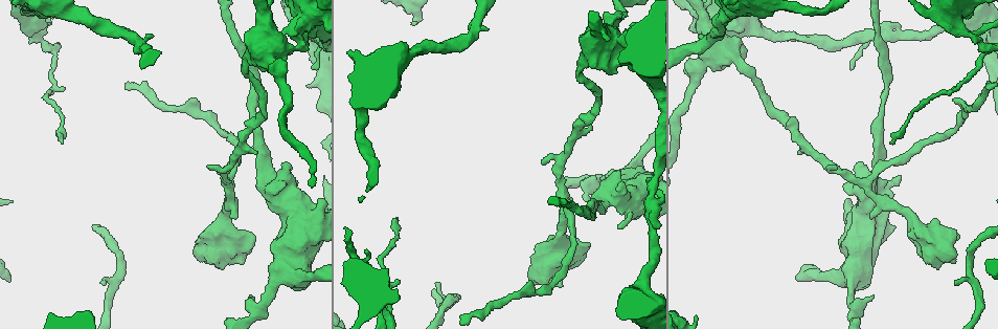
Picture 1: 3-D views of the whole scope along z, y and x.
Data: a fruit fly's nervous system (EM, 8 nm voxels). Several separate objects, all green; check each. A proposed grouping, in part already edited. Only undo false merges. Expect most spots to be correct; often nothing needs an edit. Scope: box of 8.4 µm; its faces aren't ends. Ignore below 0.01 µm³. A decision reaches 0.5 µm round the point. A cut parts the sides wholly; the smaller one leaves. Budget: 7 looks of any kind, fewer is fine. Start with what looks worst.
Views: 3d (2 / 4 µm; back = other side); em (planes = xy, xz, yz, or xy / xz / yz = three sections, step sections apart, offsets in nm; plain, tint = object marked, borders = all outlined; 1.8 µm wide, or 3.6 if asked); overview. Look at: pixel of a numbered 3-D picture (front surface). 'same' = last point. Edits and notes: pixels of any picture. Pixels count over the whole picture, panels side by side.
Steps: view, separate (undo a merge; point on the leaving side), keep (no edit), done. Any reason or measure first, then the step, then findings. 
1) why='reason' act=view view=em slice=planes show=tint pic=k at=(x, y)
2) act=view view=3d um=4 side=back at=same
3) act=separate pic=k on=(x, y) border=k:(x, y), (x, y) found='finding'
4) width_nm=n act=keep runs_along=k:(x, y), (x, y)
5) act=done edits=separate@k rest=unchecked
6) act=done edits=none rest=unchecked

why='thick turns thin' act=view view=3d um=2 side=back pic=1 at=(244, 68)

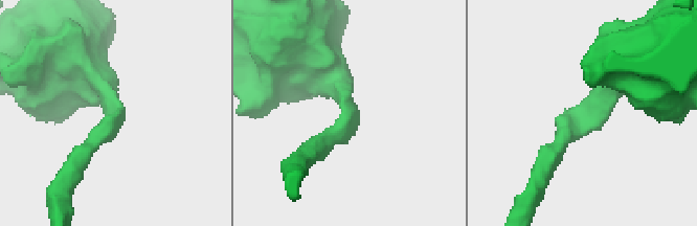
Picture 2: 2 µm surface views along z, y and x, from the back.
arm_widths_nm=180,600 act=view view=em slice=planes show=borders pic=2 at=(114, 115)

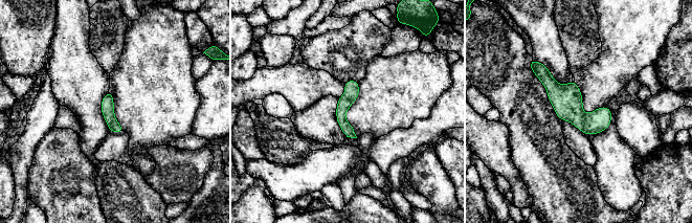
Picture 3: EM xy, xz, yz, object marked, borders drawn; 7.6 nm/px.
width_nm=110 act=keep runs_along=3:(535, 68), (587, 123), (606, 124) found='all the same neuron'

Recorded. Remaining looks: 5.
why='abrupt turn' act=view view=em um=3.6 slice=planes show=tint pic=1 at=(368, 260)

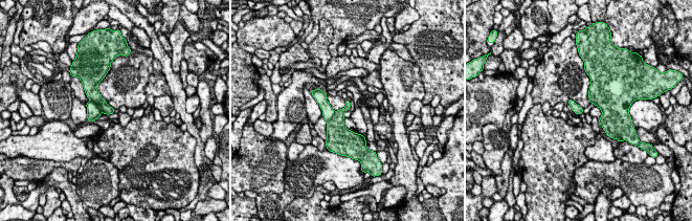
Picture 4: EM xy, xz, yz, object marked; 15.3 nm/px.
act=separate pic=4 on=(328, 112) border=4:(335, 111), (327, 122) found='two neurons meet here'

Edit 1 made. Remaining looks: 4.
why='redraw' act=view view=overview

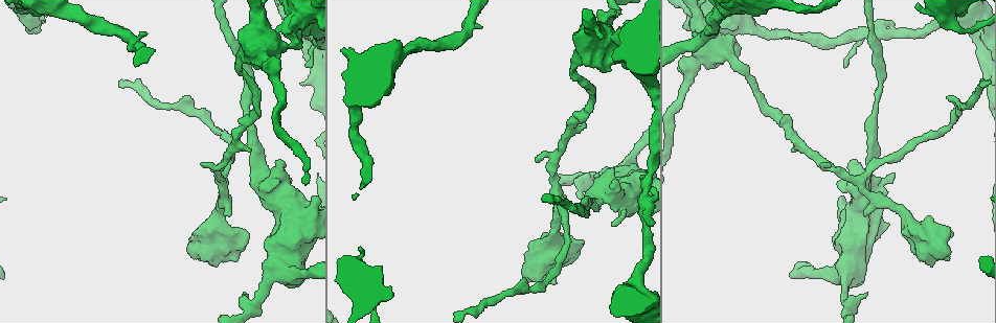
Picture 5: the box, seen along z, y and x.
why='thick turns thin' act=view view=em um=3.6 slice=planes show=tint pic=5 at=(635, 51)

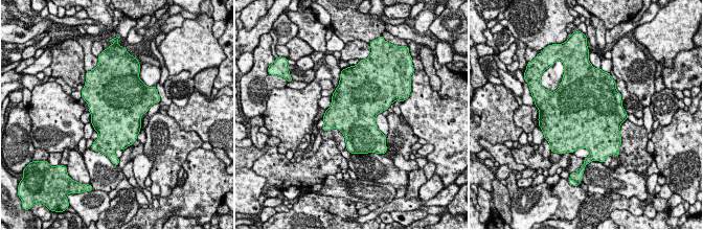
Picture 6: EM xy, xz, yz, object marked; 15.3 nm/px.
act=keep found='continuous, no second neuron'

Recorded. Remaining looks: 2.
act=done edits=separate@4 rest=unchecked

